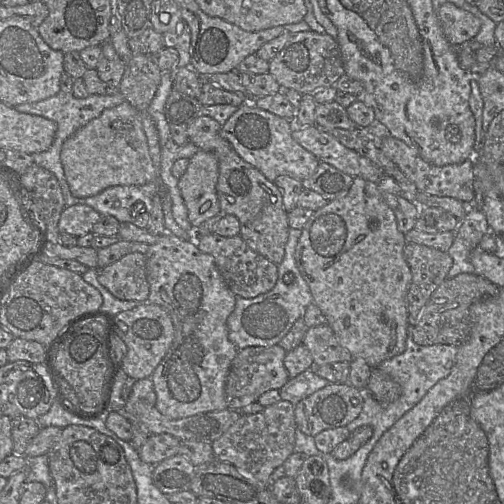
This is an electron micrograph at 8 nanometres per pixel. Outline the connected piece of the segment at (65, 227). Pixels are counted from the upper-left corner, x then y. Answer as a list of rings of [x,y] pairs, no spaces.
[[[74,204],[64,208],[61,213],[58,229],[60,233],[76,237],[91,233],[93,226],[99,221],[100,214],[85,204]]]

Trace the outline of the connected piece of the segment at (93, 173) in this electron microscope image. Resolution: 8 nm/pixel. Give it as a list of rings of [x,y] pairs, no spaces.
[[[125,101],[114,108],[104,110],[100,116],[89,121],[64,142],[61,149],[61,163],[70,191],[75,197],[95,196],[111,186],[138,186],[159,180],[160,166],[154,165],[151,159],[141,112]]]

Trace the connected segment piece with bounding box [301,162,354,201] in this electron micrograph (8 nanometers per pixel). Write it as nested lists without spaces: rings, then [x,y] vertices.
[[[320,162],[315,173],[301,181],[304,189],[317,192],[331,201],[345,197],[352,187],[354,177],[337,168]]]

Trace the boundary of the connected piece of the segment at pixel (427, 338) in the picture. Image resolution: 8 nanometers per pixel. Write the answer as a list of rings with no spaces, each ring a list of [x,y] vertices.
[[[460,273],[448,276],[432,293],[429,301],[418,314],[417,324],[409,325],[408,336],[417,345],[430,346],[447,344],[459,347],[470,336],[471,325],[469,321],[470,307],[477,301],[495,297],[500,287],[476,273]]]

